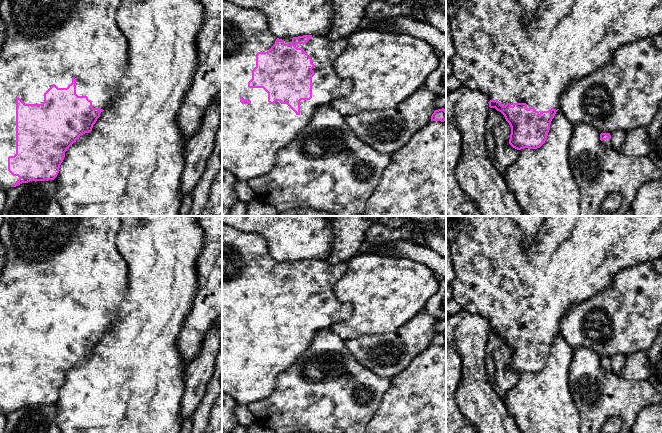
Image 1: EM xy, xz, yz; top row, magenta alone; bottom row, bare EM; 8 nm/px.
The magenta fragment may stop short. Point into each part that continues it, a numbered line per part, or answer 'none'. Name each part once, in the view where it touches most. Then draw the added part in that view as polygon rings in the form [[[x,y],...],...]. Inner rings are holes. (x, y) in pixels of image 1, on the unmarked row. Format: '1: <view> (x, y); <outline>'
1: xy (50, 261); [[[4,216],[3,224],[0,229],[0,238],[5,250],[5,265],[0,276],[0,414],[7,416],[19,403],[8,395],[8,381],[16,378],[16,322],[19,321],[25,328],[42,328],[44,326],[44,317],[55,308],[58,312],[67,312],[72,307],[72,302],[76,302],[76,318],[78,320],[87,320],[92,325],[93,332],[106,333],[112,326],[121,319],[119,311],[123,308],[126,312],[129,304],[127,302],[127,282],[128,282],[128,266],[124,258],[121,256],[116,246],[116,236],[121,227],[120,216]]]

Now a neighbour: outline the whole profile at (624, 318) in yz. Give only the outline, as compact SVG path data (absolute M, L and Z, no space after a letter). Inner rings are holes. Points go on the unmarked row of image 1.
M644 261L638 264L635 264L631 267L627 267L623 270L620 270L617 275L614 277L613 282L610 286L598 292L593 297L582 302L578 305L572 305L567 313L562 317L560 321L560 333L566 342L573 348L586 347L601 357L613 357L616 355L628 356L638 351L647 351L653 344L656 336L658 335L659 329L662 325L662 273L658 273L654 267L653 262Z

